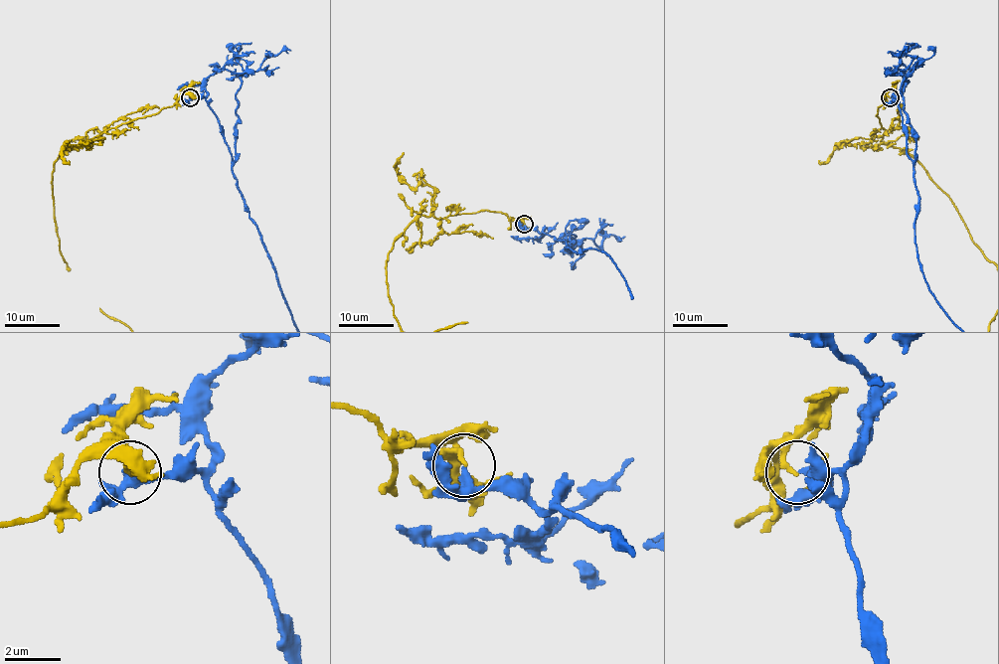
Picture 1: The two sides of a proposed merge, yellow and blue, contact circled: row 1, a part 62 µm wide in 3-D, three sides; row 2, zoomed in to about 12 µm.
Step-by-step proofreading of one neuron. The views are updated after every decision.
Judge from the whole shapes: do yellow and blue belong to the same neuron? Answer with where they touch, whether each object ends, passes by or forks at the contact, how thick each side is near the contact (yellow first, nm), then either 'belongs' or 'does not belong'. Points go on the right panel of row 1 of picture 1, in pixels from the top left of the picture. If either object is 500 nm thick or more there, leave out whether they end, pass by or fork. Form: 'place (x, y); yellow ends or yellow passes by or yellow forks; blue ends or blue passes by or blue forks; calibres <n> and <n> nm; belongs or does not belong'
place (890, 97); yellow ends; blue passes by; calibres 170 and 220 nm; does not belong

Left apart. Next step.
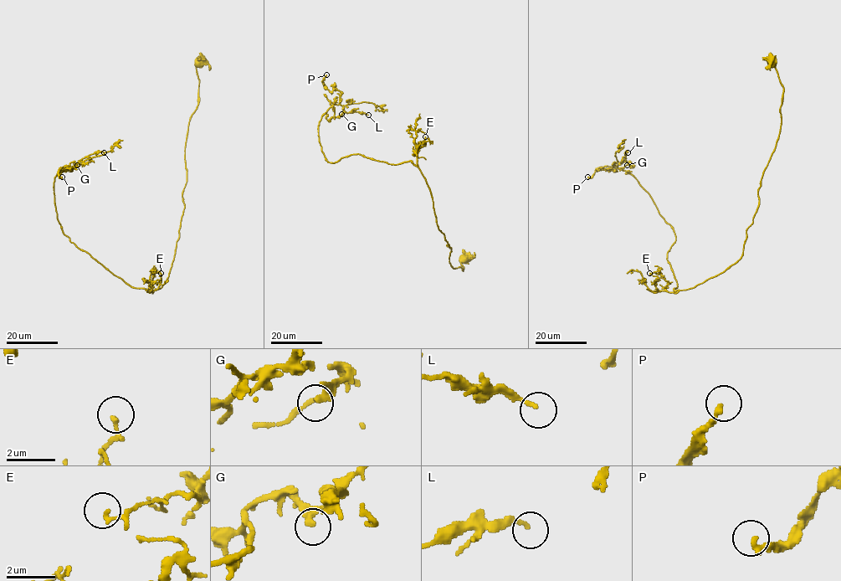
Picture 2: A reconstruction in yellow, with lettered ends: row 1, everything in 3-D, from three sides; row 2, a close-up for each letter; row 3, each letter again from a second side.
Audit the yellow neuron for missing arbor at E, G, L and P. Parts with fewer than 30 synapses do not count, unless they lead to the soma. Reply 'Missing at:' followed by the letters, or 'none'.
Missing at: none

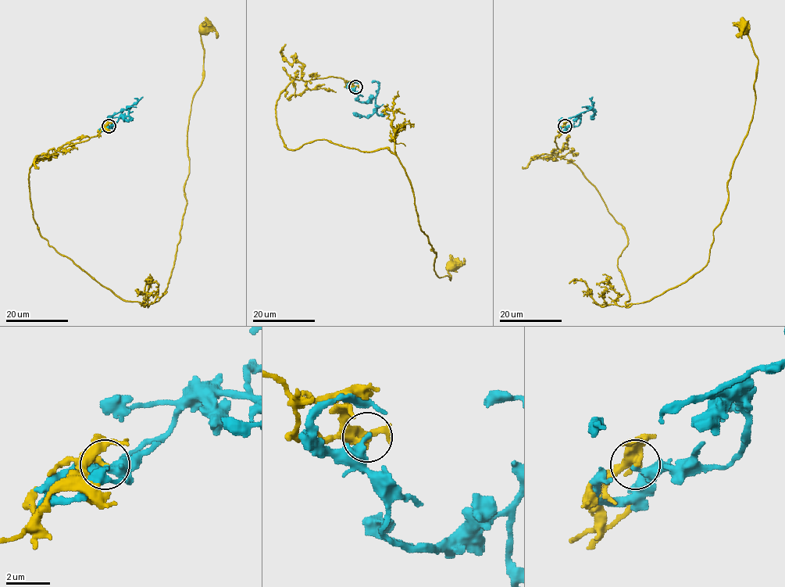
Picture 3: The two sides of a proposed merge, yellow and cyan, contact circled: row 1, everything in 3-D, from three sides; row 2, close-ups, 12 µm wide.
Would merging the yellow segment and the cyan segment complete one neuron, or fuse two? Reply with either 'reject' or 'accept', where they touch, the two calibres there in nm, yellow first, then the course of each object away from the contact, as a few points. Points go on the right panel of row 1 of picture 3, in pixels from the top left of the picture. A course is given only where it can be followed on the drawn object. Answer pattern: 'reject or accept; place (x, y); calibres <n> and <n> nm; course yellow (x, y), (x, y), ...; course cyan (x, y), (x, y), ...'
reject; place (565, 126); calibres 300 and 340 nm; course yellow (565, 126), (557, 155), (626, 234), (626, 303), (684, 283), (707, 263), (754, 104), (758, 57), (743, 29); course cyan (565, 126), (577, 126), (580, 119), (576, 116), (593, 109), (595, 112), (590, 119)

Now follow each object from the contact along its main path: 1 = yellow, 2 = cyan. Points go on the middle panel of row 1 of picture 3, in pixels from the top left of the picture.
1: (355, 87), (292, 80), (275, 105), (283, 144), (387, 148), (434, 270), (451, 280), (451, 266)
2: (355, 87), (358, 99), (366, 102), (373, 98), (375, 109), (367, 117), (353, 112)

